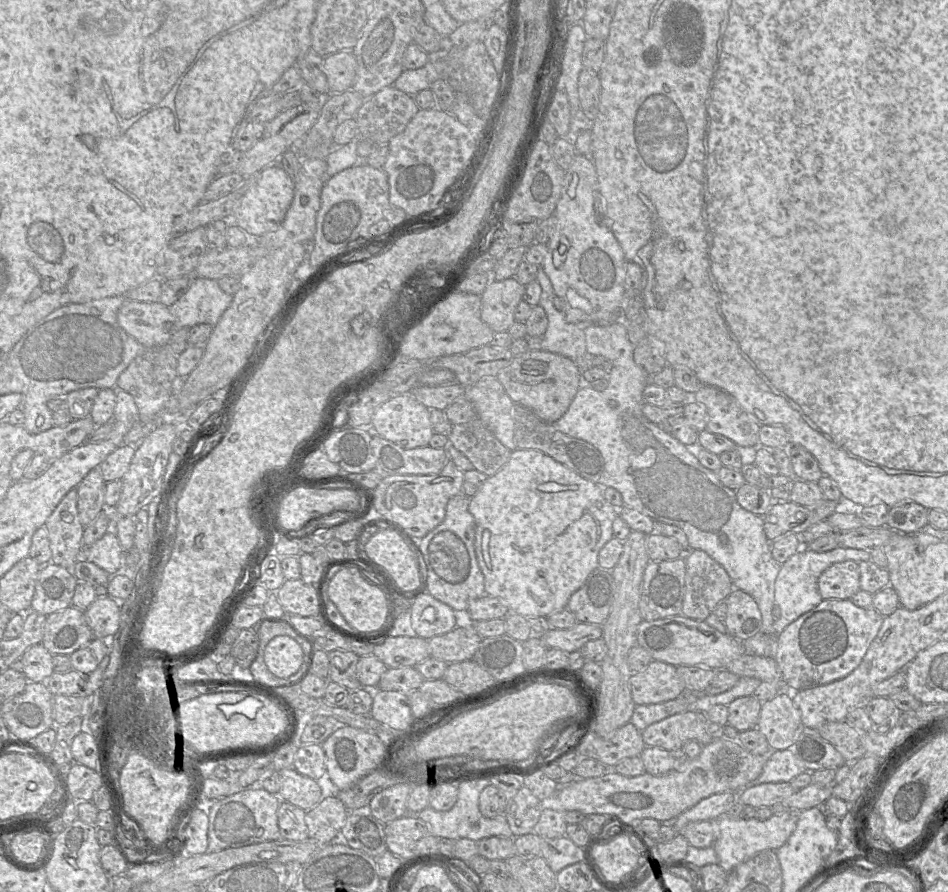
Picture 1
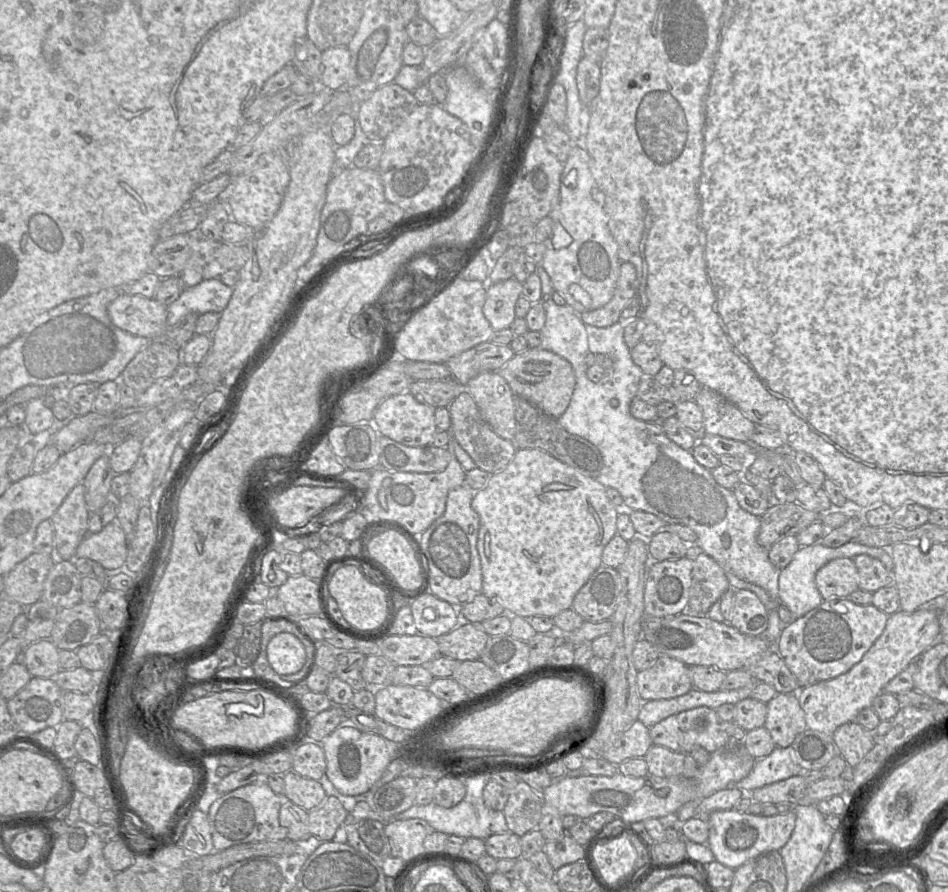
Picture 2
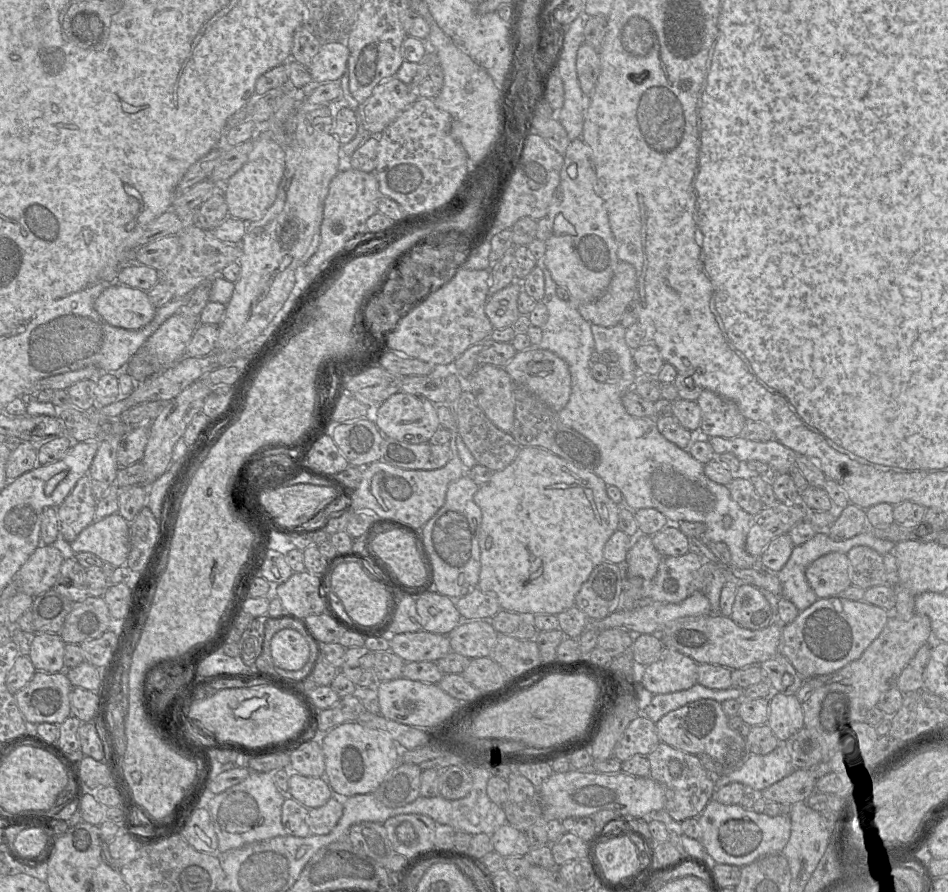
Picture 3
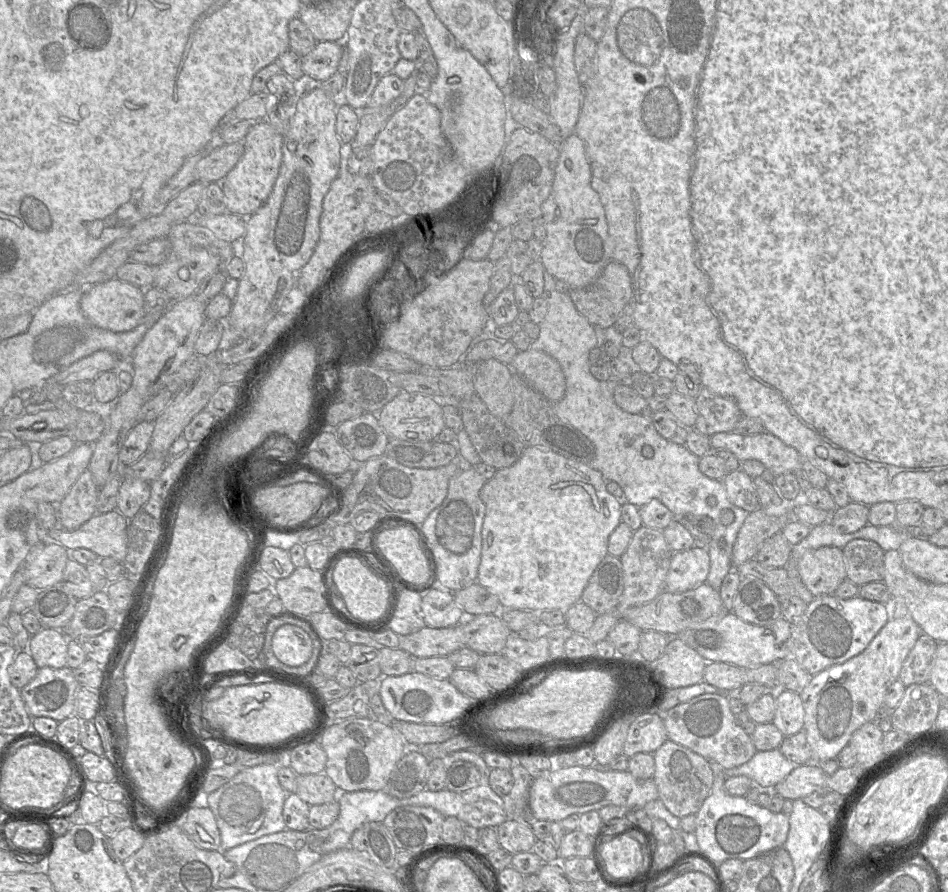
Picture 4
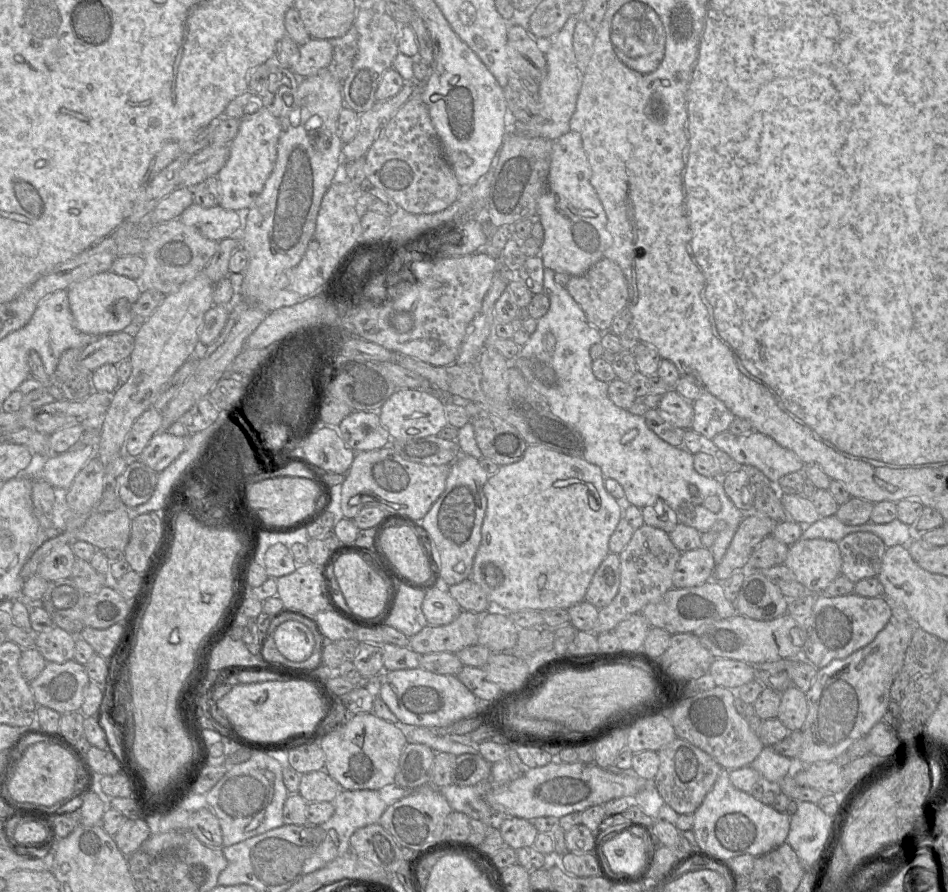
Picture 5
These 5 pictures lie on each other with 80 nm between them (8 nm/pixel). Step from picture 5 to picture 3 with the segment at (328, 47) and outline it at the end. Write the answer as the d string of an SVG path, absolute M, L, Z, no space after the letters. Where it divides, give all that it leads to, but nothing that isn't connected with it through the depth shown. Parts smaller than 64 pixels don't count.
M343 42L323 43L308 68L316 83L339 81L348 69L349 50Z

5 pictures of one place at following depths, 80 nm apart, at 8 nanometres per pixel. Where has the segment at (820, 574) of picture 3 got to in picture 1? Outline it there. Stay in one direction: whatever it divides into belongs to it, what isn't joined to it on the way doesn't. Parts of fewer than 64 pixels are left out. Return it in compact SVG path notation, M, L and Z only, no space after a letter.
M853 560L834 563L820 575L818 589L824 600L851 599L861 590L859 564Z

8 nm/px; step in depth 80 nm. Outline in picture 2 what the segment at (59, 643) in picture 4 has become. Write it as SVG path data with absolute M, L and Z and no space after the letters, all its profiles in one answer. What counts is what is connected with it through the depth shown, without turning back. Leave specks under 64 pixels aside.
M51 639L36 641L24 649L24 664L32 677L53 678L61 670L59 649Z

